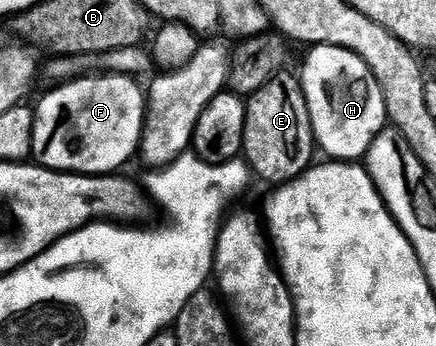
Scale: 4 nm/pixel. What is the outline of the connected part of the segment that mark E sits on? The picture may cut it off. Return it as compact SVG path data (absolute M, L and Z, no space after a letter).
M298 75L274 76L250 97L247 106L247 133L243 143L246 163L252 173L274 186L296 180L312 167L316 159L317 141L309 114L309 102L303 93L303 81Z

